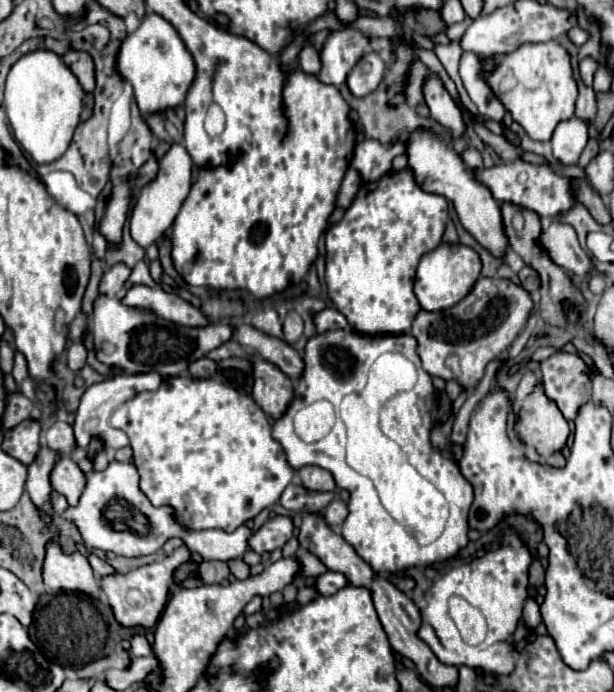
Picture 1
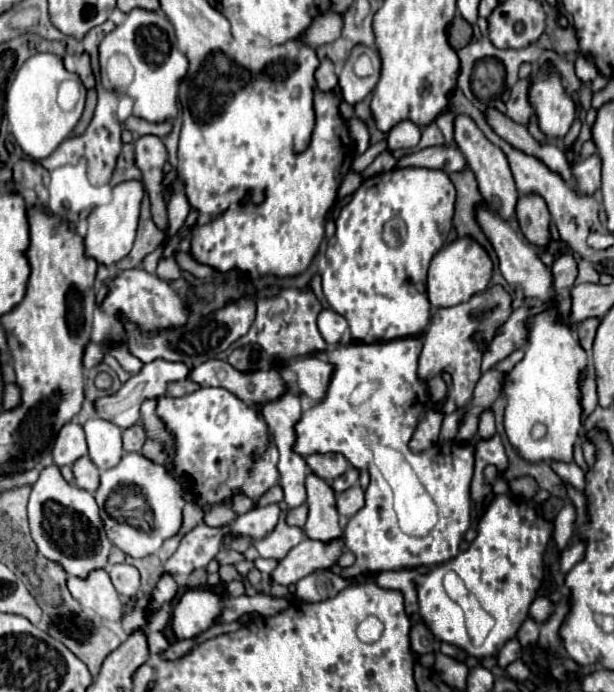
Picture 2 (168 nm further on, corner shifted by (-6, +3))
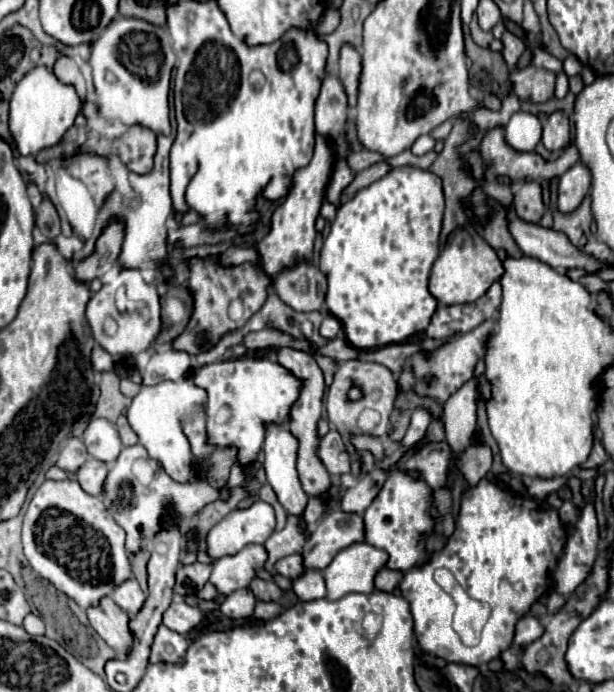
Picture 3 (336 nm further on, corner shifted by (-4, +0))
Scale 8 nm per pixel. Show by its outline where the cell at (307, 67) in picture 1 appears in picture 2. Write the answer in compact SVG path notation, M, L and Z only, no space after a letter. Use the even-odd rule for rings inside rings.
M323 59L321 65L315 71L315 79L317 79L317 87L321 91L331 91L337 85L337 75L335 75L335 67L329 59Z

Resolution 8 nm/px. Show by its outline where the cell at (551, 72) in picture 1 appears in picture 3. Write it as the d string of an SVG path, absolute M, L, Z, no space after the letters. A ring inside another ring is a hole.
M555 112L547 118L543 126L543 144L547 150L563 150L571 142L571 128L569 118L563 112Z

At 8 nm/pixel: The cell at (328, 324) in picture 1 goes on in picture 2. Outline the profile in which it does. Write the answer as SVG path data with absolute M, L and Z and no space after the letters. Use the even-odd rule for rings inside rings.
M323 309L317 317L317 325L319 325L319 331L321 331L321 335L329 347L337 345L349 329L347 319L343 315L335 313L333 309Z

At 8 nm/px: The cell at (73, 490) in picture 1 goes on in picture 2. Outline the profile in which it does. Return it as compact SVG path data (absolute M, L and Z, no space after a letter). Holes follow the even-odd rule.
M83 455L73 463L73 477L75 485L89 493L95 493L95 489L99 487L99 469L87 455Z

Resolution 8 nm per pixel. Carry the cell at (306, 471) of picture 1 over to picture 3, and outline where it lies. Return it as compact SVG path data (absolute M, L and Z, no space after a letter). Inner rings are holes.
M331 428L319 442L319 458L331 476L343 476L351 472L349 454L345 450L341 434Z

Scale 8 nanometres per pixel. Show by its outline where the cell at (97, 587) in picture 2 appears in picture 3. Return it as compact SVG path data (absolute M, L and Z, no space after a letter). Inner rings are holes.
M103 598L99 606L87 610L87 616L93 630L117 652L117 658L125 658L133 644L129 616L123 614L123 610L119 610L111 598Z

